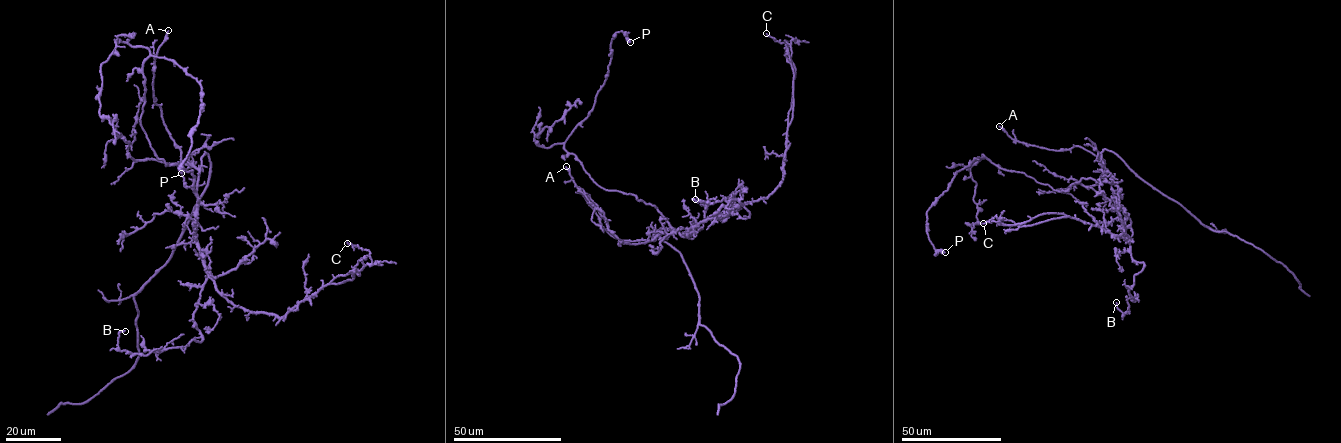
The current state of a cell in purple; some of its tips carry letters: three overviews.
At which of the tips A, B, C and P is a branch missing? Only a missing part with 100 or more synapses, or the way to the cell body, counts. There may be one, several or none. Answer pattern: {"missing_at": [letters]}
{"missing_at": []}

